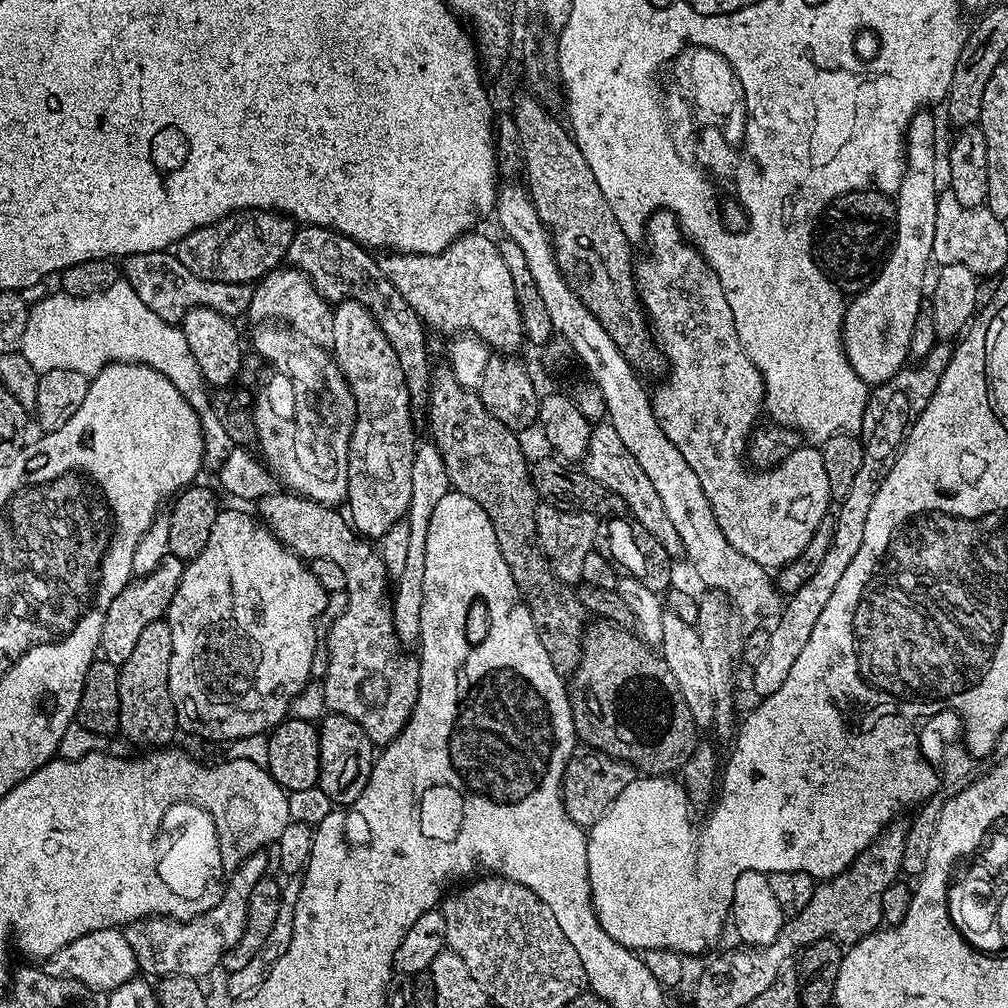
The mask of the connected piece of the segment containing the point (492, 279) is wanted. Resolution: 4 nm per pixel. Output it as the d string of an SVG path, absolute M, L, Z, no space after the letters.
M473 230L470 232L464 233L463 236L458 237L454 243L449 246L446 250L442 250L438 254L431 256L430 254L410 254L409 252L393 252L391 254L384 254L379 257L378 263L382 274L386 274L388 281L394 286L394 290L398 290L398 294L402 294L402 298L406 298L408 305L414 309L420 315L420 319L424 321L425 325L437 328L440 332L452 332L451 334L471 334L473 337L481 340L488 346L489 349L499 350L504 354L512 354L517 351L516 347L520 343L525 343L525 327L524 327L524 318L522 315L522 305L520 306L518 299L518 293L515 288L514 278L510 274L510 270L506 270L506 262L502 258L500 253L500 245L494 239L491 240L488 236L483 236L480 233L480 230Z

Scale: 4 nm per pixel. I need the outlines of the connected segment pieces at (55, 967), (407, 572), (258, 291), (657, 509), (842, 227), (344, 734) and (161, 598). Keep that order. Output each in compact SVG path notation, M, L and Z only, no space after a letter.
M103 928L94 930L90 934L82 934L82 938L74 938L74 942L50 954L43 961L42 970L54 978L77 980L88 988L93 988L95 992L105 994L130 982L138 972L134 950L130 950L130 942L126 942L120 928Z
M427 442L417 443L416 453L414 454L414 466L410 470L410 506L406 523L410 530L410 546L407 547L406 566L400 577L394 580L394 597L391 601L392 606L392 625L396 630L396 637L401 645L412 646L420 639L420 615L422 614L422 582L426 575L426 530L430 530L430 518L434 515L434 506L446 498L450 491L448 475L446 474L446 462L442 462L442 454L436 448L435 443Z
M281 266L269 272L263 280L252 288L252 301L248 307L247 315L253 316L256 322L272 321L287 326L293 332L307 338L310 342L321 346L331 345L334 338L333 305L318 294L314 282L306 273L298 271L291 266Z
M600 422L593 427L592 436L588 439L588 455L582 461L582 468L590 478L602 482L602 486L606 486L606 490L618 494L618 498L622 498L622 502L626 502L631 519L635 520L637 524L641 524L646 530L650 530L650 534L654 534L654 538L658 538L658 542L662 542L662 546L668 551L669 556L673 558L684 556L682 538L678 538L678 530L674 530L674 525L670 523L670 517L662 506L662 498L658 498L658 490L654 490L650 478L646 478L642 466L638 466L638 462L634 462L634 454L630 454L630 450L626 450L622 438L618 438L618 430L614 430L612 424Z
M875 190L848 192L845 196L839 196L824 209L823 224L824 229L821 232L819 229L818 243L815 245L814 252L828 279L845 294L855 294L870 286L870 282L874 282L874 278L888 260L888 254L892 251L892 242L896 238L896 205L893 197Z
M328 714L319 721L320 734L320 782L319 787L332 800L333 805L347 806L354 803L366 790L374 763L372 739L354 722L345 716Z
M167 555L152 573L133 579L118 596L110 602L110 610L106 610L102 622L102 638L98 649L99 655L117 666L130 658L134 650L134 642L138 642L142 630L155 620L165 619L170 602L178 590L178 582L182 582L185 561L177 556Z

